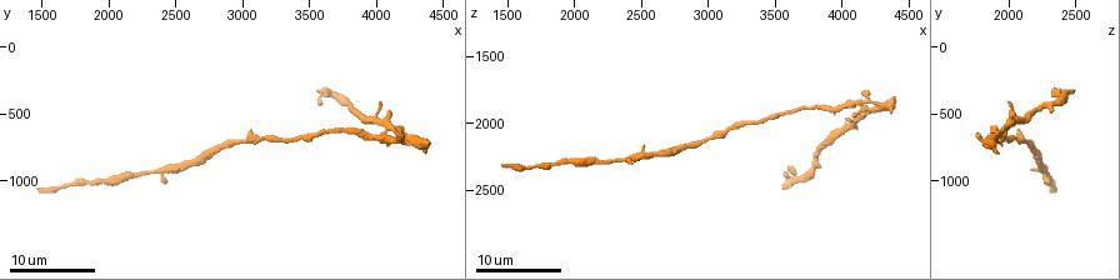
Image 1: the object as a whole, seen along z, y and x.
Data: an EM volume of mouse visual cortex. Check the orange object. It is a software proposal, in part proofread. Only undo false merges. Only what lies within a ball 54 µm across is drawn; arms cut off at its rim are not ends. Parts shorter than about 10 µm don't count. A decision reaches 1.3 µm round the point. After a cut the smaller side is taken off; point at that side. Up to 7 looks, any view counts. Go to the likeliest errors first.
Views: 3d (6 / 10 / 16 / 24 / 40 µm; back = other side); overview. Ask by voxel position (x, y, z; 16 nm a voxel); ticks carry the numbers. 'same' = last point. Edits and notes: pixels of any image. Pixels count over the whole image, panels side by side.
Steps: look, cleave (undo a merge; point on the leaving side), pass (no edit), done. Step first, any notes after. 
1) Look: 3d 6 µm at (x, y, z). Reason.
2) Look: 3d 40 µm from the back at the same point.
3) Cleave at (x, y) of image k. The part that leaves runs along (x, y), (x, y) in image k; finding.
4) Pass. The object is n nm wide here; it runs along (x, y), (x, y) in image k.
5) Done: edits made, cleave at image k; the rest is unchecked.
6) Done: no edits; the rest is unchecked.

Look: 3d 10 µm at (3340, 700, 1980).

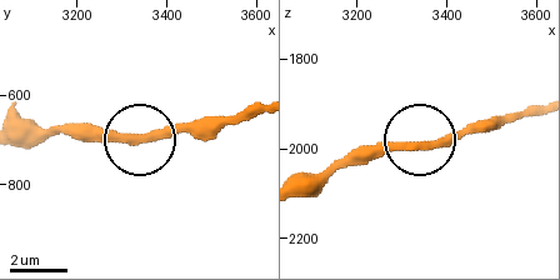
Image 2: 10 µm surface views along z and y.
Pass. It runs along (416, 144), (349, 151) in image 2; one neuron here.

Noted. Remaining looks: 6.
Look: 3d 6 µm at (3820, 620, 1880). Thick turns thin.

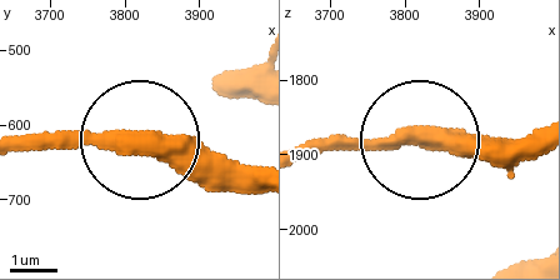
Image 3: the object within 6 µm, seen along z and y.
Pass. The object is 360 nm wide here; it runs along (310, 154), (538, 138) in image 3; continuous, no second neuron.

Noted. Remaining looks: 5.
Look: 3d 10 µm at (2980, 700, 2120). Thin neck.

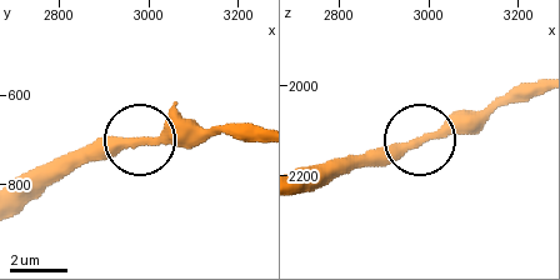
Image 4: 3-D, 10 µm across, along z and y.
Look: 3d 10 µm from the back at (2985, 700, 2120).

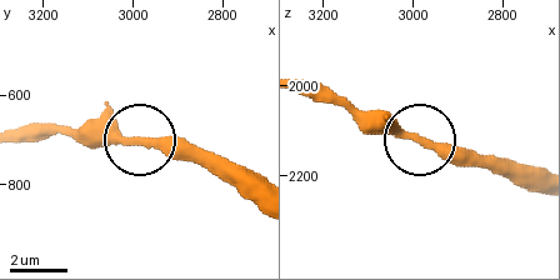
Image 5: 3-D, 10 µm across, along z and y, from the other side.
Pass. It runs along (24, 136), (139, 136), (209, 150) in image 5; continuous, no second neuron.

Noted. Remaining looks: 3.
Done: no edits; the rest is unchecked.

